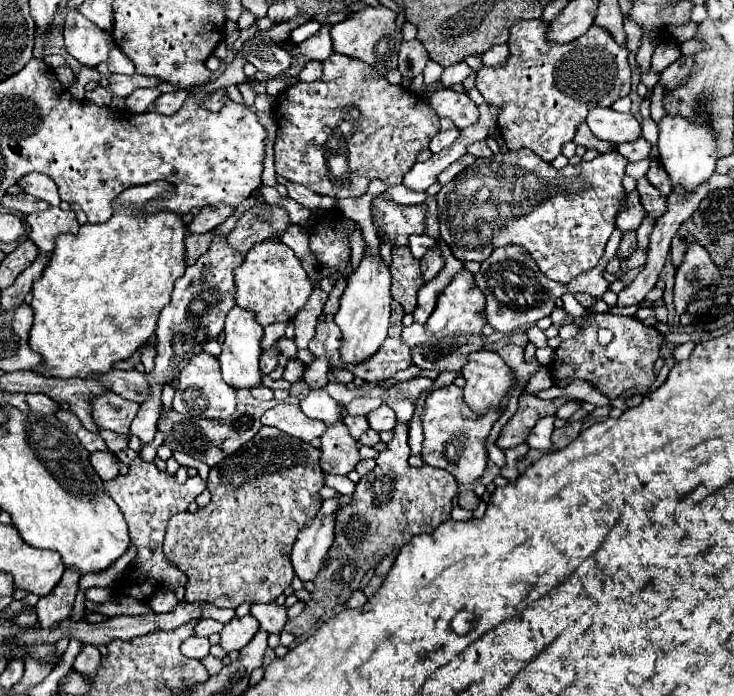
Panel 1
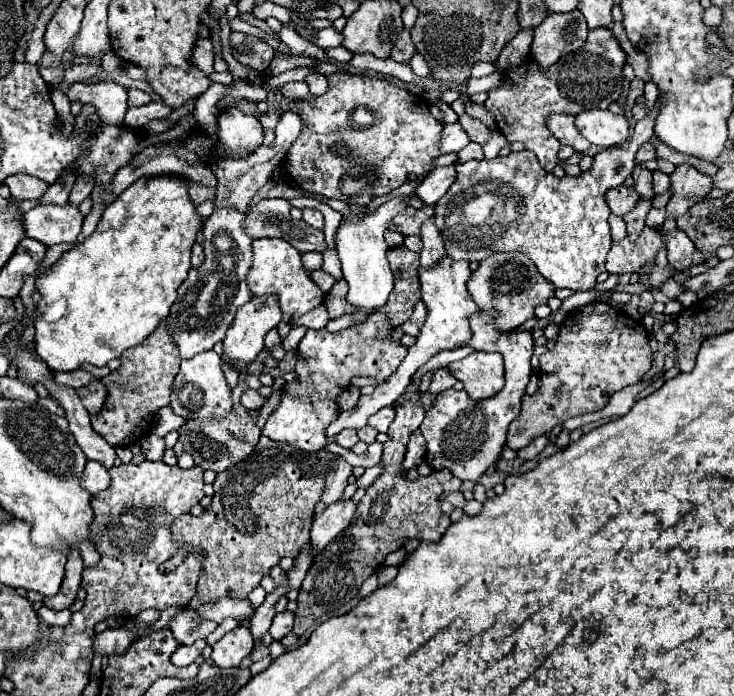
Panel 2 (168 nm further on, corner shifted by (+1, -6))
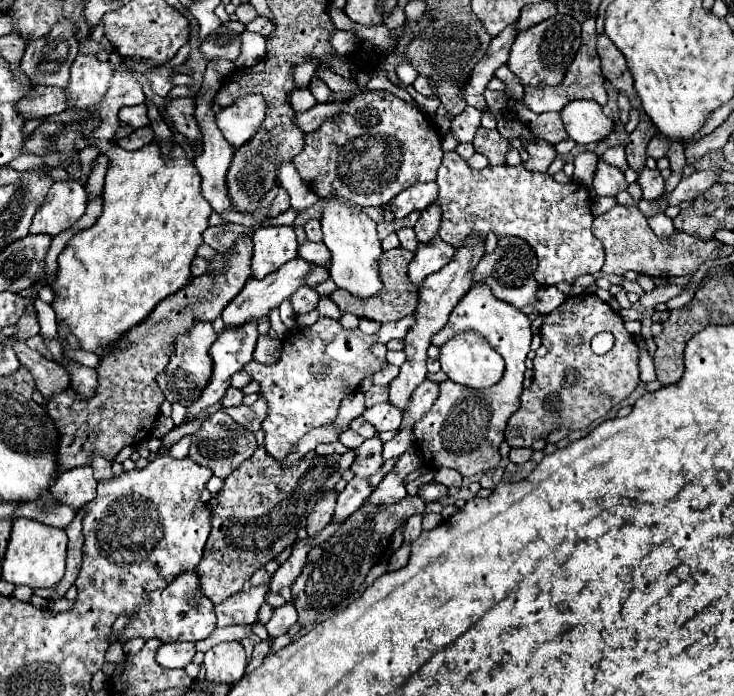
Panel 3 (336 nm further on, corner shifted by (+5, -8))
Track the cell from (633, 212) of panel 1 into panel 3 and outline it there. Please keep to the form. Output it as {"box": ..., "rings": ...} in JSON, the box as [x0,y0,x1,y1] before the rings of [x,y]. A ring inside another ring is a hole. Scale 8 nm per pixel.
{"box":[592,155,628,195],"rings":[[[598,155],[598,165],[592,179],[592,187],[596,195],[618,195],[618,191],[628,187],[628,183],[624,179],[624,173],[618,167],[606,163],[602,155]]]}

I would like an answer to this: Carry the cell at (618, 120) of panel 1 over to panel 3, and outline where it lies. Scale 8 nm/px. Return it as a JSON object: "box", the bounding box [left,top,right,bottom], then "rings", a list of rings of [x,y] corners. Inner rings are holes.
{"box":[560,101,614,145],"rings":[[[570,101],[560,111],[560,117],[568,135],[580,145],[604,141],[608,133],[614,131],[614,121],[602,113],[602,107],[596,101]]]}

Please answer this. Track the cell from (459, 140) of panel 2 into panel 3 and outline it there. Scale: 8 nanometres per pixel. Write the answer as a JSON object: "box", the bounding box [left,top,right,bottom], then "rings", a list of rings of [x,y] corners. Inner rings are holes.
{"box":[452,107,482,143],"rings":[[[466,107],[458,117],[452,119],[452,133],[460,143],[472,141],[478,127],[480,127],[480,119],[482,119],[482,111],[478,111],[476,107]]]}

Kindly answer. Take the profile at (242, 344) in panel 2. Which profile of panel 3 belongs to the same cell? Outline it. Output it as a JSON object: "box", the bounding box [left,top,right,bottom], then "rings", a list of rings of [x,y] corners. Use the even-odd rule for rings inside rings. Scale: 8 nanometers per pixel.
{"box":[222,257,314,327],"rings":[[[296,257],[296,259],[288,261],[288,263],[284,263],[278,271],[266,275],[264,279],[254,279],[254,277],[250,277],[248,283],[246,283],[246,287],[224,307],[224,311],[222,311],[224,325],[228,325],[228,327],[238,327],[238,325],[242,325],[242,323],[258,321],[260,317],[266,317],[272,307],[278,307],[278,305],[280,305],[284,299],[288,299],[298,287],[304,285],[304,277],[308,275],[308,271],[310,271],[312,267],[314,267],[312,263],[308,263],[308,261],[300,259],[300,257]]]}

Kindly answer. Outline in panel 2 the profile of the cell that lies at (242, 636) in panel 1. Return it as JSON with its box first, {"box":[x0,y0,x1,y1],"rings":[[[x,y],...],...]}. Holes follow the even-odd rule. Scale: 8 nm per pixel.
{"box":[212,625,254,669],"rings":[[[238,625],[236,629],[228,631],[214,647],[212,647],[212,659],[220,669],[238,667],[244,657],[250,655],[254,647],[254,639],[248,627]]]}

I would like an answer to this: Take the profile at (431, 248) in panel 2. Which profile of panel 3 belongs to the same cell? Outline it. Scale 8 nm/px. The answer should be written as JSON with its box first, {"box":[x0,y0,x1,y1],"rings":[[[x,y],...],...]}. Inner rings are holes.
{"box":[414,203,442,243],"rings":[[[432,203],[430,207],[426,207],[414,225],[418,241],[422,241],[422,243],[430,241],[440,229],[440,219],[442,219],[442,209],[438,203]]]}

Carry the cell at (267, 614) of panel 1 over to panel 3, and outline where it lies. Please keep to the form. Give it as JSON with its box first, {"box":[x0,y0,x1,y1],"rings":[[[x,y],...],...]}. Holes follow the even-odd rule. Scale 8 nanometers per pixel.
{"box":[266,603,298,637],"rings":[[[284,603],[282,607],[274,609],[272,619],[266,623],[266,631],[270,637],[278,637],[282,633],[288,633],[288,629],[298,621],[298,613],[294,603]]]}

